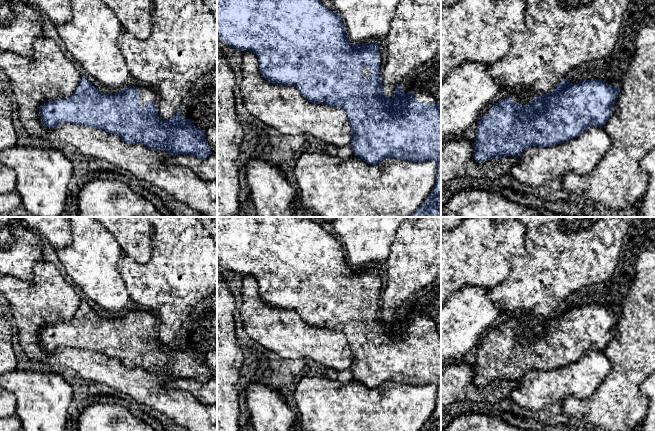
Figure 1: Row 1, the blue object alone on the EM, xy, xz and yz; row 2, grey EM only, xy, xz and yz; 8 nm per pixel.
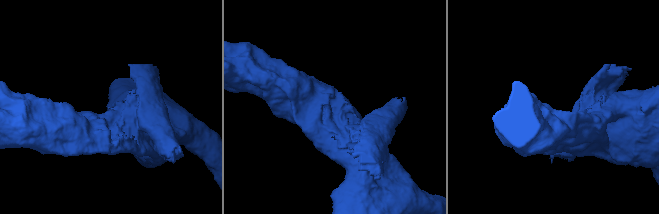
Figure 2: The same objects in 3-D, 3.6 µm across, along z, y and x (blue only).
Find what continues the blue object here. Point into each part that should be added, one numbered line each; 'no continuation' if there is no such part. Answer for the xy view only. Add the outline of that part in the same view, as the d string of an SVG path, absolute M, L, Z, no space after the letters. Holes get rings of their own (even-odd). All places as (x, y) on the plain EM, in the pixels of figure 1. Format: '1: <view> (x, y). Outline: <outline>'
1: xy (145, 317). Outline: M147 310L139 311L139 329L144 330L146 325L151 325L157 328L157 318Z

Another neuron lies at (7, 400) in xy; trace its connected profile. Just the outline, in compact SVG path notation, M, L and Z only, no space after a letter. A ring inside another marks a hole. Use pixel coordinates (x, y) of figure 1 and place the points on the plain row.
M0 385L0 418L16 415L16 397Z

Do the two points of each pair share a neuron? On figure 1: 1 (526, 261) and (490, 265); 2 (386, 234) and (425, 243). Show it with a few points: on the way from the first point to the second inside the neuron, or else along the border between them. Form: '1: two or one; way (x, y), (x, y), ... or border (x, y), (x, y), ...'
1: two; border (524, 243), (498, 283)
2: two; border (399, 227), (390, 247), (389, 255), (386, 258)

